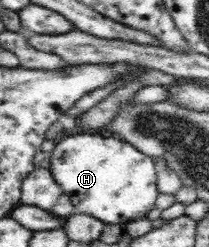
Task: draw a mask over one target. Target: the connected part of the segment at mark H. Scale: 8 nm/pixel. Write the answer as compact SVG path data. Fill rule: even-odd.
M89 133L72 134L56 144L54 150L47 156L50 159L48 169L53 180L60 186L62 192L70 197L75 211L81 214L91 215L105 224L127 224L147 217L147 213L155 207L155 199L159 193L155 161L121 138Z

